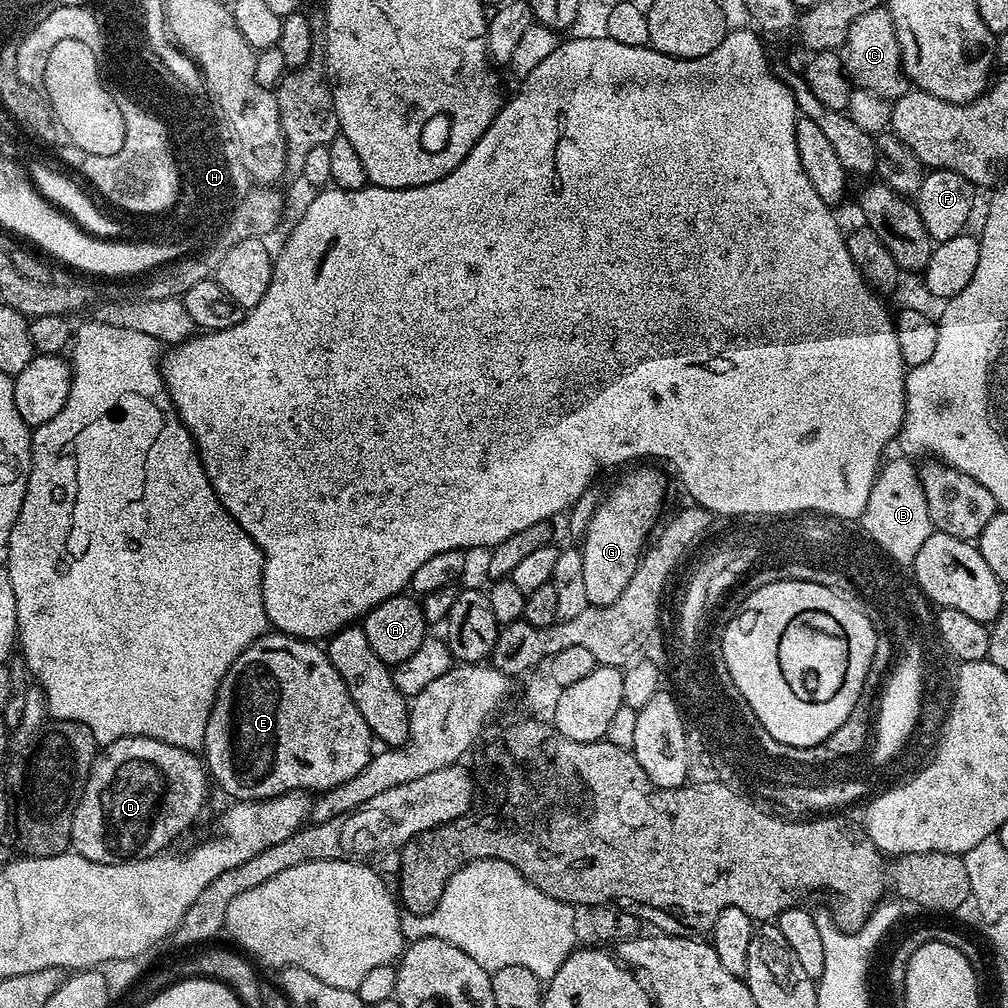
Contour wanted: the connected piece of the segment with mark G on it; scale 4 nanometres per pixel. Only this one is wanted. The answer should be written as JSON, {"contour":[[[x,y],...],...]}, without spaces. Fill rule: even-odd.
{"contour":[[[636,466],[596,505],[588,531],[582,537],[582,567],[586,581],[586,598],[591,607],[606,606],[626,590],[626,582],[634,578],[634,570],[653,535],[652,527],[664,508],[664,491],[668,484],[656,468]]]}

